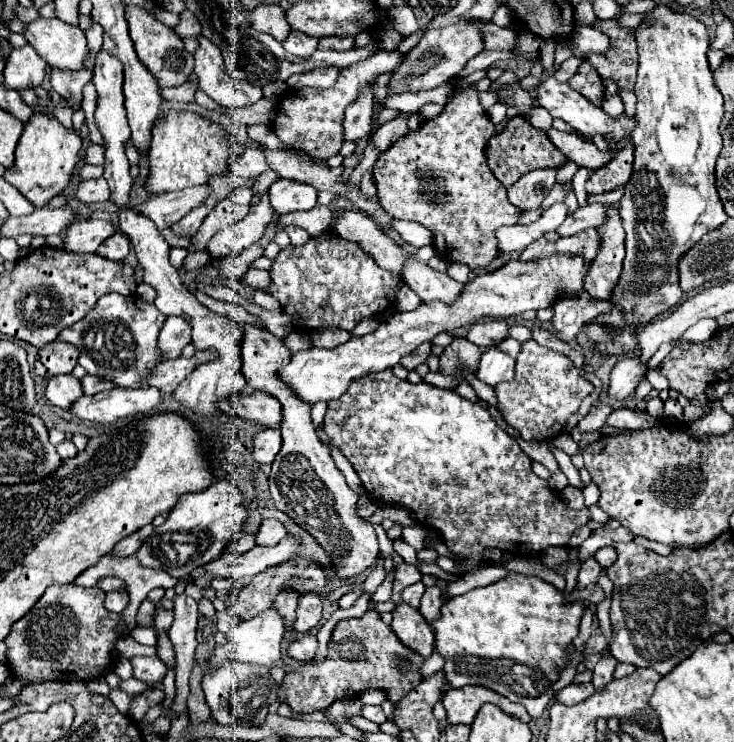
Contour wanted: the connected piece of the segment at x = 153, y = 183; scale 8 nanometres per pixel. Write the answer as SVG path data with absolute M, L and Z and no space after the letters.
M172 111L162 119L158 127L154 127L148 151L150 173L144 183L144 189L148 193L158 195L168 191L180 191L194 185L204 185L212 175L234 175L232 163L242 153L242 147L234 147L228 141L228 133L222 125L216 125L194 113Z

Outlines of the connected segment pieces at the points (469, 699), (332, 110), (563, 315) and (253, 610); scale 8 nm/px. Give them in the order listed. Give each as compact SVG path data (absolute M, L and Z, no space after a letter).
M468 685L462 689L450 689L444 697L442 697L444 709L446 709L446 719L450 725L470 725L478 713L478 709L484 703L492 703L496 707L500 707L502 711L506 711L506 715L518 717L518 721L522 723L530 723L530 715L526 713L526 709L522 709L522 705L510 703L510 699L492 693L486 687L478 687L478 685Z
M378 51L376 55L372 55L364 61L358 61L358 63L344 67L338 75L336 85L330 89L302 87L302 89L290 91L278 103L278 111L276 111L276 117L272 123L274 133L278 135L278 139L284 145L288 145L292 149L300 149L314 159L326 161L328 157L336 155L344 143L344 129L342 129L344 109L356 99L358 91L364 85L374 85L378 73L392 73L400 65L402 59L404 59L404 55L400 55L398 51Z
M582 289L578 297L562 297L562 301L554 301L552 309L554 309L554 317L550 319L550 323L556 329L558 339L570 343L584 323L592 321L598 315L610 313L612 305L608 301L592 299Z
M292 559L292 561L286 561L282 565L274 565L262 573L258 573L248 585L240 587L236 599L234 599L234 591L230 593L228 601L226 601L226 609L230 615L238 617L238 619L252 619L256 617L258 613L270 609L270 605L274 603L274 597L280 593L280 589L284 585L290 585L294 587L298 593L306 593L306 591L320 591L328 585L328 577L326 577L326 571L322 567L318 567L316 563L308 561L308 559Z

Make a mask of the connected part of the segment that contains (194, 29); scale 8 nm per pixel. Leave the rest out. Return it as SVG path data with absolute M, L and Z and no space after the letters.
M182 11L180 13L180 21L176 23L176 27L172 27L174 33L178 33L178 37L198 37L202 27L198 23L198 19L190 13L190 11Z

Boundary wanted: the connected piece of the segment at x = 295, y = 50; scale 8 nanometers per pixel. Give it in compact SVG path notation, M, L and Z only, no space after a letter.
M292 31L290 37L282 43L284 49L296 57L302 57L302 59L308 59L316 47L318 47L318 39L316 37L310 37L310 35L304 35L300 31Z

